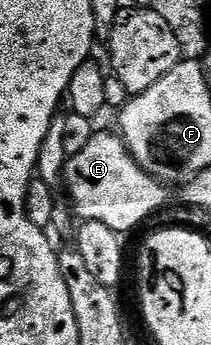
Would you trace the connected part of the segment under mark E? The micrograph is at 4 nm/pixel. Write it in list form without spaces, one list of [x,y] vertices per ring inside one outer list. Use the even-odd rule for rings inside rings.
[[[102,130],[92,137],[92,141],[88,141],[88,145],[84,145],[84,149],[80,149],[80,153],[67,158],[64,187],[65,183],[70,194],[69,202],[79,220],[104,221],[108,229],[116,229],[120,233],[127,233],[137,223],[144,222],[165,201],[167,191],[163,184],[140,169],[121,135],[109,135]]]

